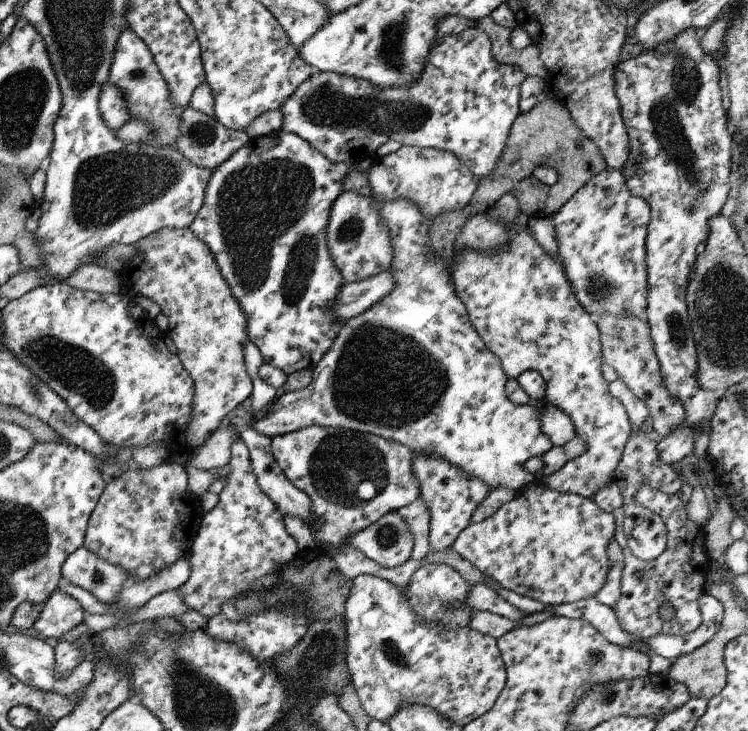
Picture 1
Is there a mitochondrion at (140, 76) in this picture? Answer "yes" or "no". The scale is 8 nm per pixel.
yes

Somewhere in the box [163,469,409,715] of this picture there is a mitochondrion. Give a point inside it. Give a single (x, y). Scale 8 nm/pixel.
(325, 659)

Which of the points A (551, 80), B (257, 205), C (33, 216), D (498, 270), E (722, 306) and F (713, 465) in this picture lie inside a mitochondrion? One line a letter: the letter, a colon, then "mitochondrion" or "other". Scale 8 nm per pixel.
A: other
B: mitochondrion
C: other
D: mitochondrion
E: mitochondrion
F: other

